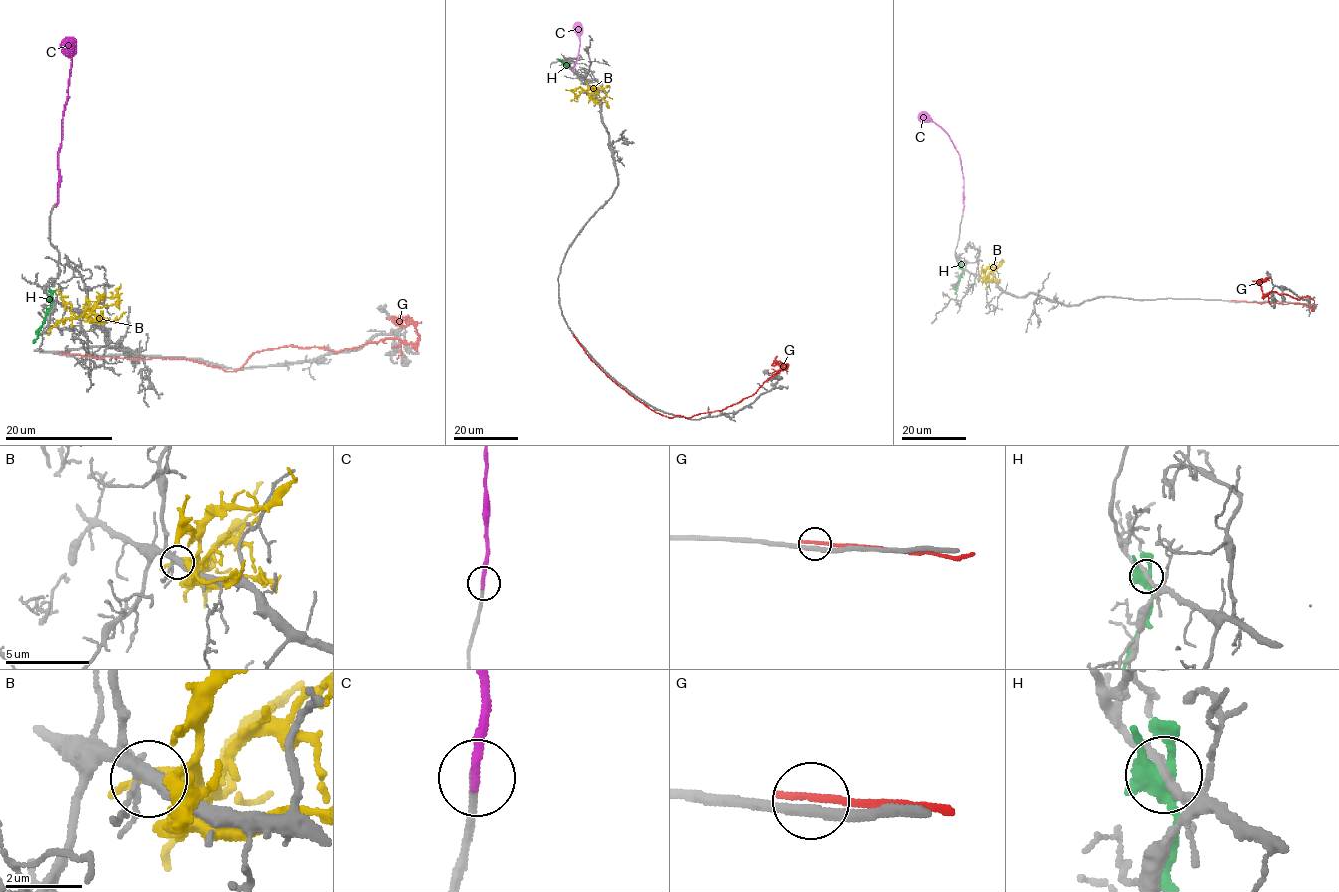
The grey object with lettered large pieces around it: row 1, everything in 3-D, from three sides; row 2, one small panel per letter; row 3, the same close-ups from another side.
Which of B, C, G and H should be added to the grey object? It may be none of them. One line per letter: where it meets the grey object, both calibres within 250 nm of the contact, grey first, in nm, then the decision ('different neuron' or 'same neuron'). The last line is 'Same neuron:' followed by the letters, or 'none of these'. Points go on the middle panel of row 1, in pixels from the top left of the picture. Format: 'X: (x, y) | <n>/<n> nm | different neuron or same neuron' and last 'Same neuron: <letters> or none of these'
B: (587, 85) | 360/200 nm | different neuron
C: (570, 67) | 200/260 nm | different neuron
G: (575, 337) | 280/240 nm | different neuron
H: (567, 66) | 220/440 nm | different neuron
Same neuron: none of these

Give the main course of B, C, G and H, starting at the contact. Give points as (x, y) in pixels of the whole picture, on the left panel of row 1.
B: (84, 315), (89, 313), (99, 300), (115, 296), (120, 284)
C: (56, 205), (58, 147), (73, 47), (68, 42)
G: (64, 354), (182, 358), (236, 371), (255, 352), (288, 346), (338, 352), (418, 339), (406, 317), (386, 317)
H: (50, 297), (52, 306), (33, 343)

